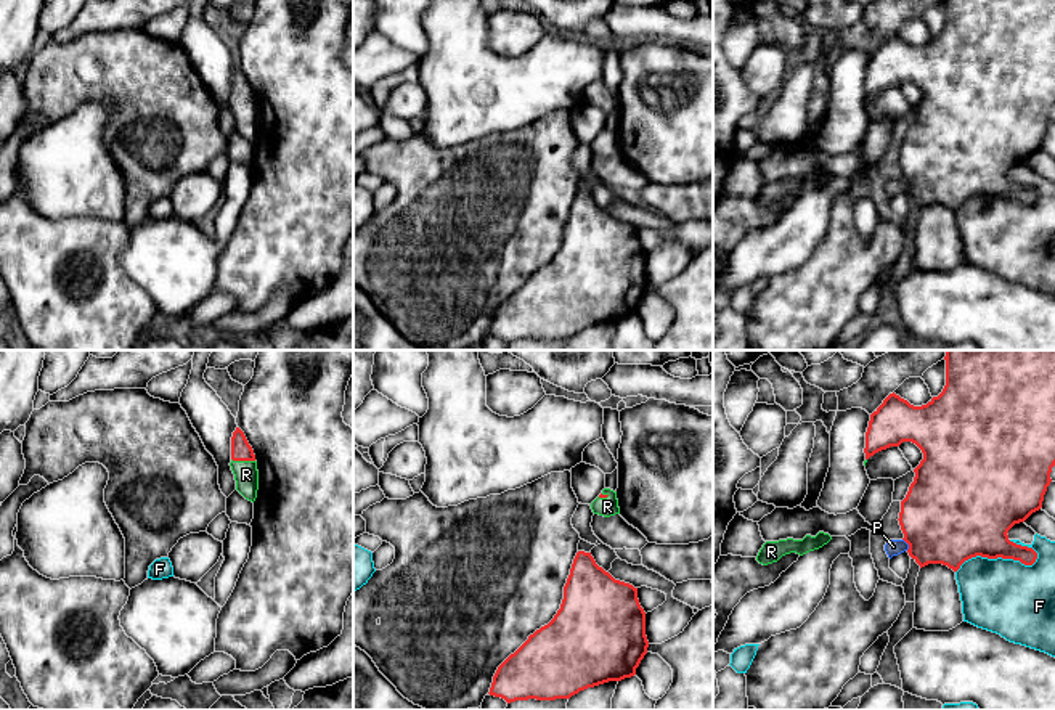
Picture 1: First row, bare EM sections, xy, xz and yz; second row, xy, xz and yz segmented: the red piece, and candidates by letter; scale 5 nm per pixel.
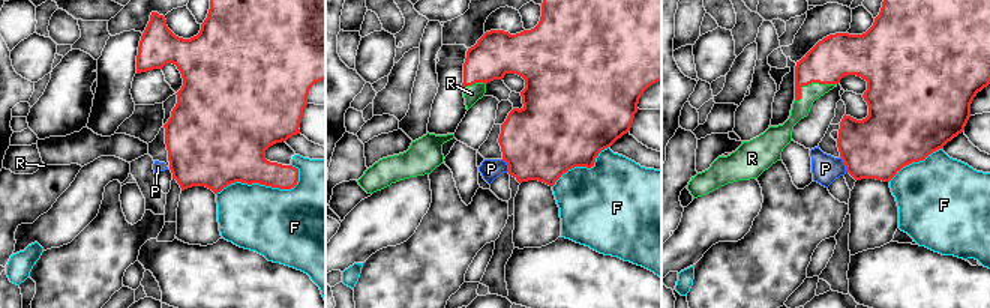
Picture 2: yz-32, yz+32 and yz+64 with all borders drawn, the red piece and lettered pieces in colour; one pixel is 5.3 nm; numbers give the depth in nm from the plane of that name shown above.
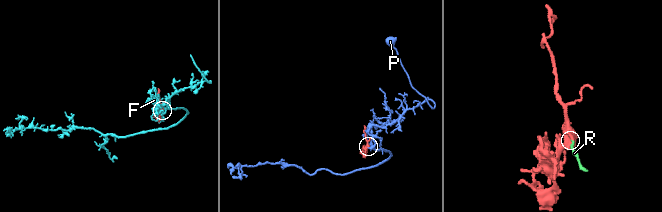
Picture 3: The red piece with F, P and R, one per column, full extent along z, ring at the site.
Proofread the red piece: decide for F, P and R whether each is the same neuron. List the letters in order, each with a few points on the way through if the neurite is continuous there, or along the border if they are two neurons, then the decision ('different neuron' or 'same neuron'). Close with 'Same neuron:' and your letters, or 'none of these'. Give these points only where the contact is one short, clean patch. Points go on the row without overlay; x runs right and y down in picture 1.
F: different neuron
P: along yz (903, 179), (908, 190) | different neuron
R: across xy (241, 90), (243, 100), (246, 114) | same neuron
Same neuron: R

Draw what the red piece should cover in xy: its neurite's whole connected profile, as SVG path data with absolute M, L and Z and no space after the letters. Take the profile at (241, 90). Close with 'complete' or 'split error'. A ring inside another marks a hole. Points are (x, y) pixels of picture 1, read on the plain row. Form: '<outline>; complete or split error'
M236 67L231 77L231 111L236 130L249 141L255 141L259 130L259 111L252 87L244 72Z; split error

